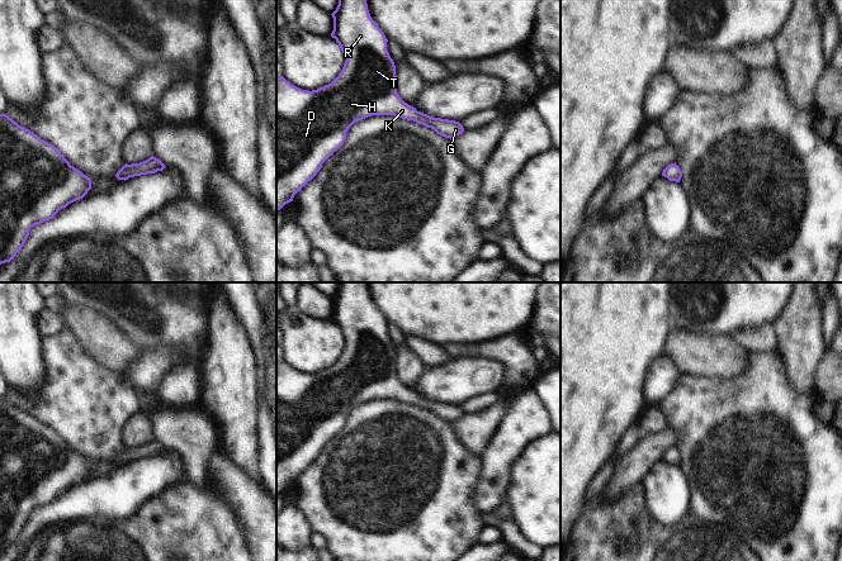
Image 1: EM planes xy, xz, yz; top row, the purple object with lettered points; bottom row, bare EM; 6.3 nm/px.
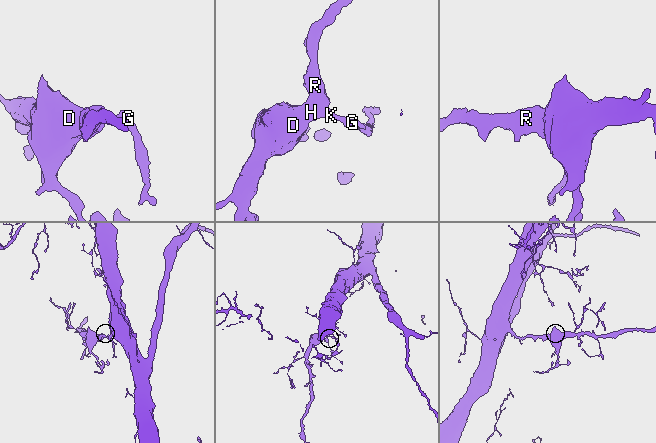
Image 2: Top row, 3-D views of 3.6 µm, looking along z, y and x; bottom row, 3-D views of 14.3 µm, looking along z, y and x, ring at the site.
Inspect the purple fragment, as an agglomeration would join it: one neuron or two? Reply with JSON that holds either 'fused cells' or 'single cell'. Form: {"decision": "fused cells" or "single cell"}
{"decision": "single cell"}

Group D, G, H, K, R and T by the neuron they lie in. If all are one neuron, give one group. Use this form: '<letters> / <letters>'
D G H K R T

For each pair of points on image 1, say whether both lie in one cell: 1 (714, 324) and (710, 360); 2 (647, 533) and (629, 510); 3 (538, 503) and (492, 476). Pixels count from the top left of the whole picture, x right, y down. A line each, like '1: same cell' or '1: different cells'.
1: different cells
2: same cell
3: different cells

